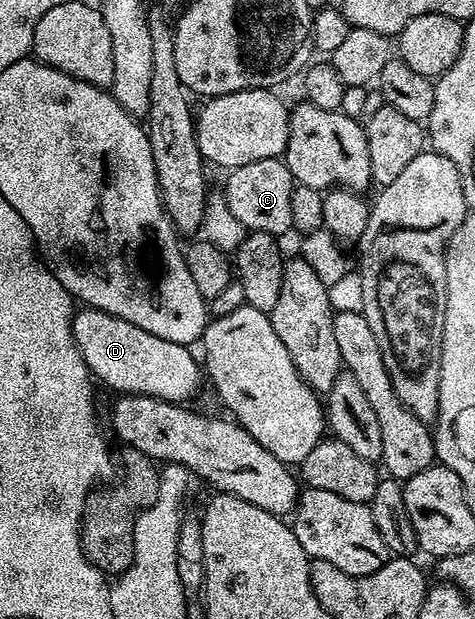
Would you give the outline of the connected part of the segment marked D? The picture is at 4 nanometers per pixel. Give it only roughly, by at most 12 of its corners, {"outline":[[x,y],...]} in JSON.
{"outline":[[85,307],[73,339],[114,392],[184,404],[203,371],[186,344]]}

